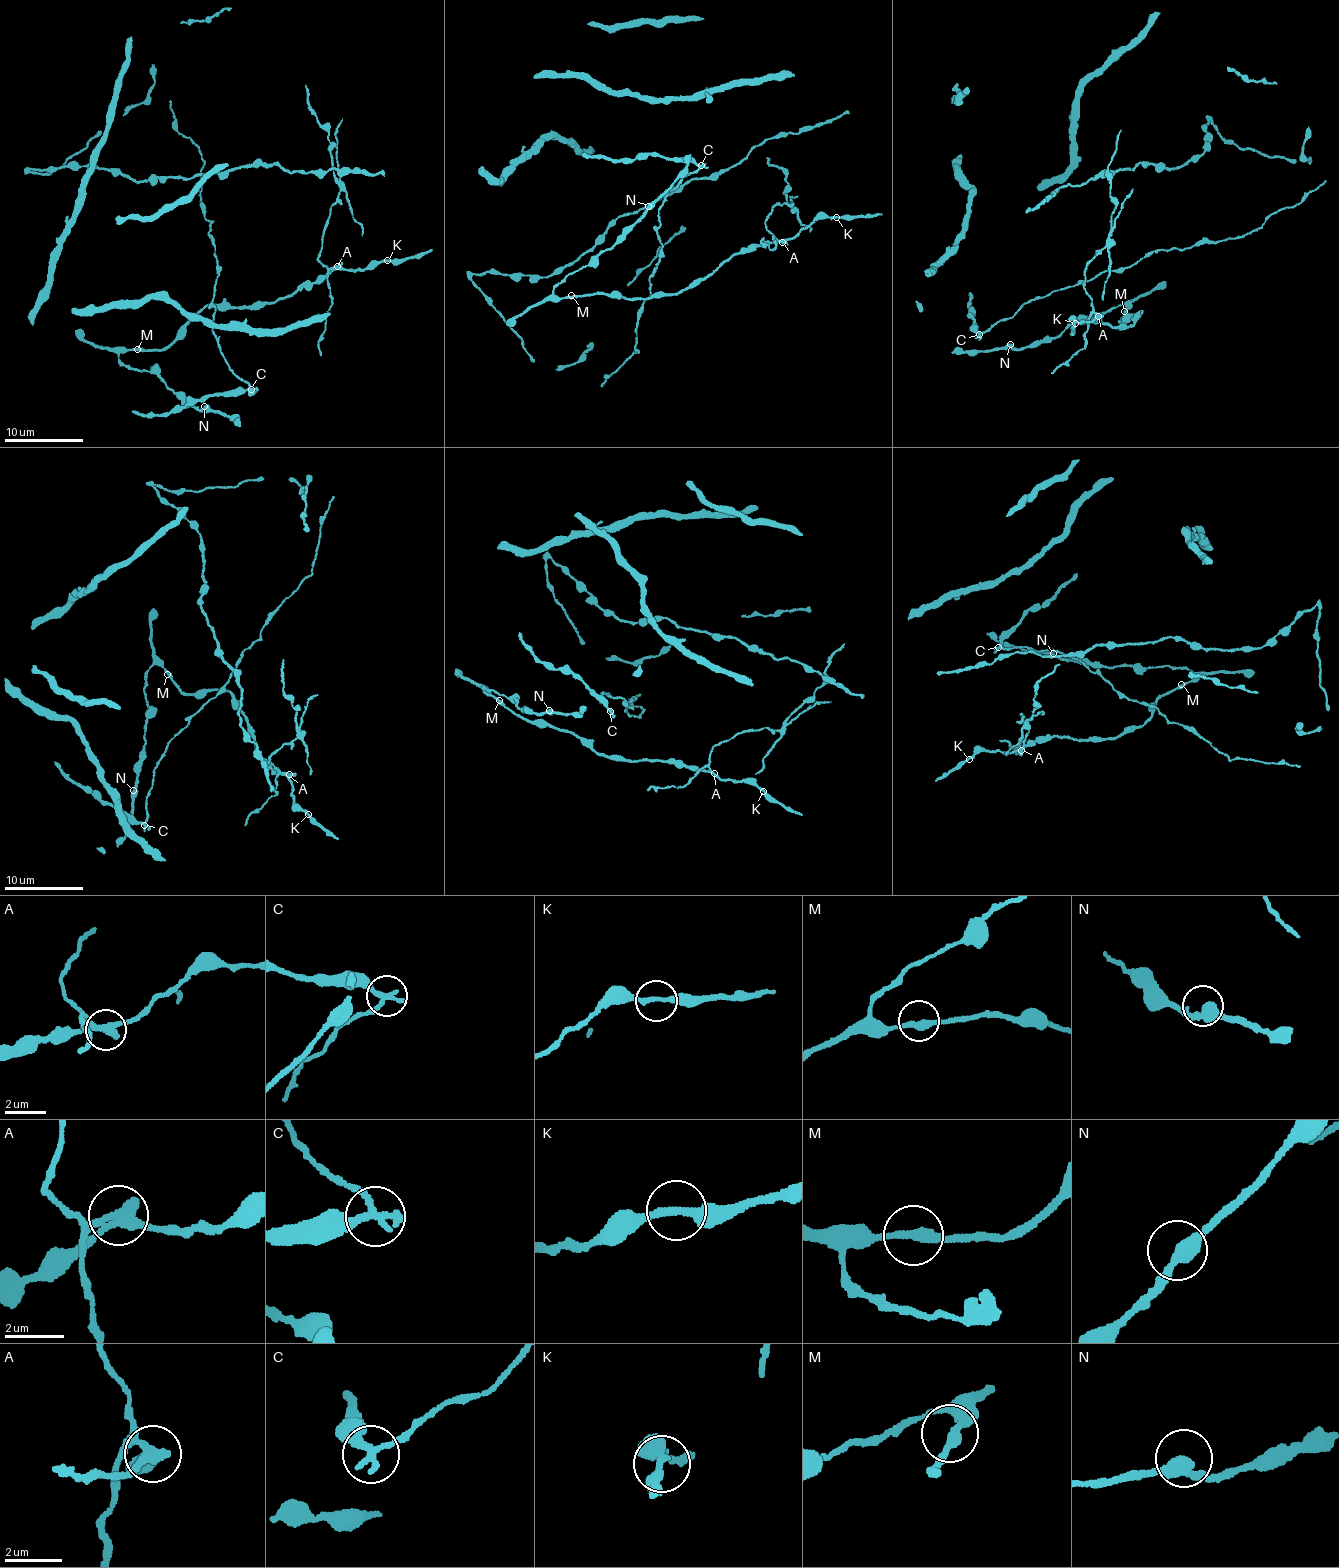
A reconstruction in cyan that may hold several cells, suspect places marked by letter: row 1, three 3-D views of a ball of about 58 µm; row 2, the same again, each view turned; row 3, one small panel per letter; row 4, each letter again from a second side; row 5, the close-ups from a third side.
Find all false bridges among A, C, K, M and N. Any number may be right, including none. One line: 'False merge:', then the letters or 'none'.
False merge: A, C

